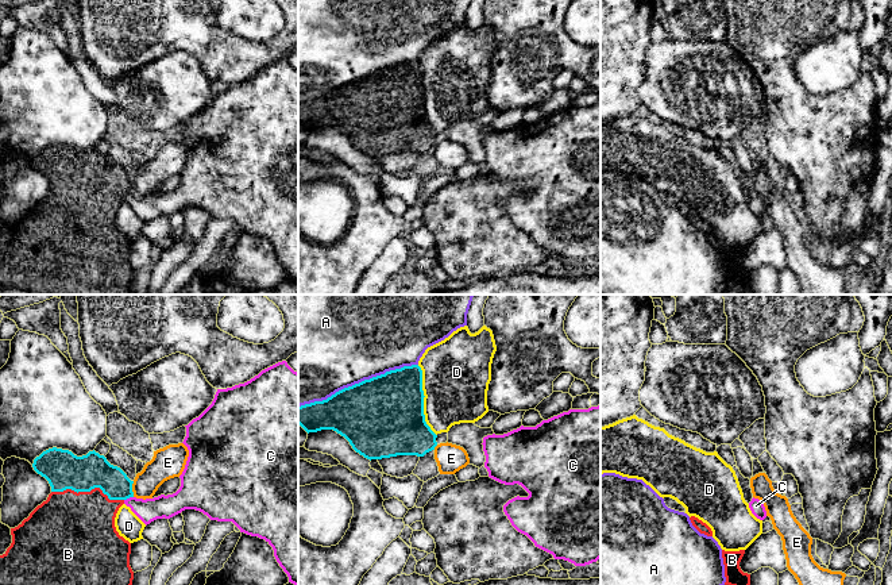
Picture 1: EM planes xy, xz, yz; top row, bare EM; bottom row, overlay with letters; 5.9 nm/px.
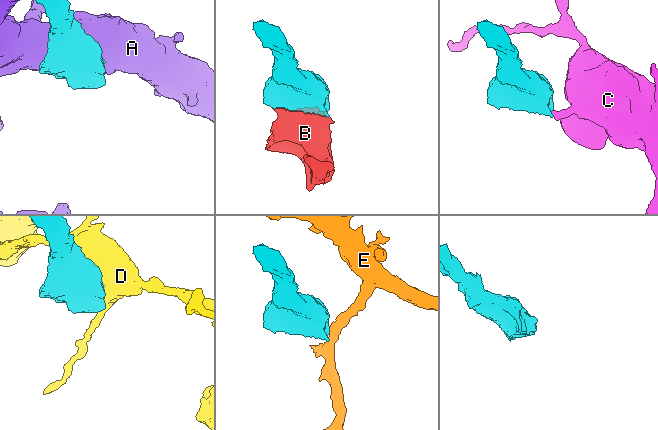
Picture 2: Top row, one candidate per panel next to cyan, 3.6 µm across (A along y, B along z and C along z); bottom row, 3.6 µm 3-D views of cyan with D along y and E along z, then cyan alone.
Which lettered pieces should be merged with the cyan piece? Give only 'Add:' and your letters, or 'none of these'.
Add: B

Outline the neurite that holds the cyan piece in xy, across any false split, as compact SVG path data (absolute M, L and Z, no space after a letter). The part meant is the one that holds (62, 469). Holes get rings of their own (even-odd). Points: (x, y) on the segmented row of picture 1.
M53 447L36 457L32 467L49 481L51 493L27 519L11 528L12 543L0 555L0 585L132 585L131 543L116 531L115 517L124 501L134 497L134 481L94 450L77 457Z

